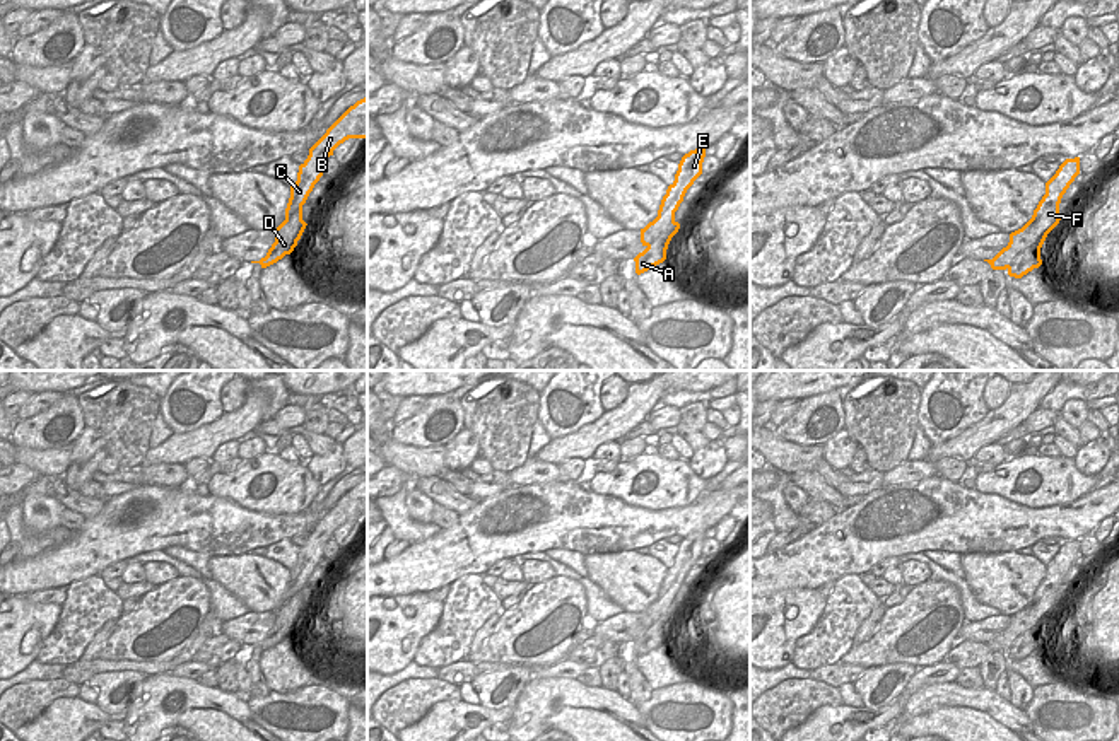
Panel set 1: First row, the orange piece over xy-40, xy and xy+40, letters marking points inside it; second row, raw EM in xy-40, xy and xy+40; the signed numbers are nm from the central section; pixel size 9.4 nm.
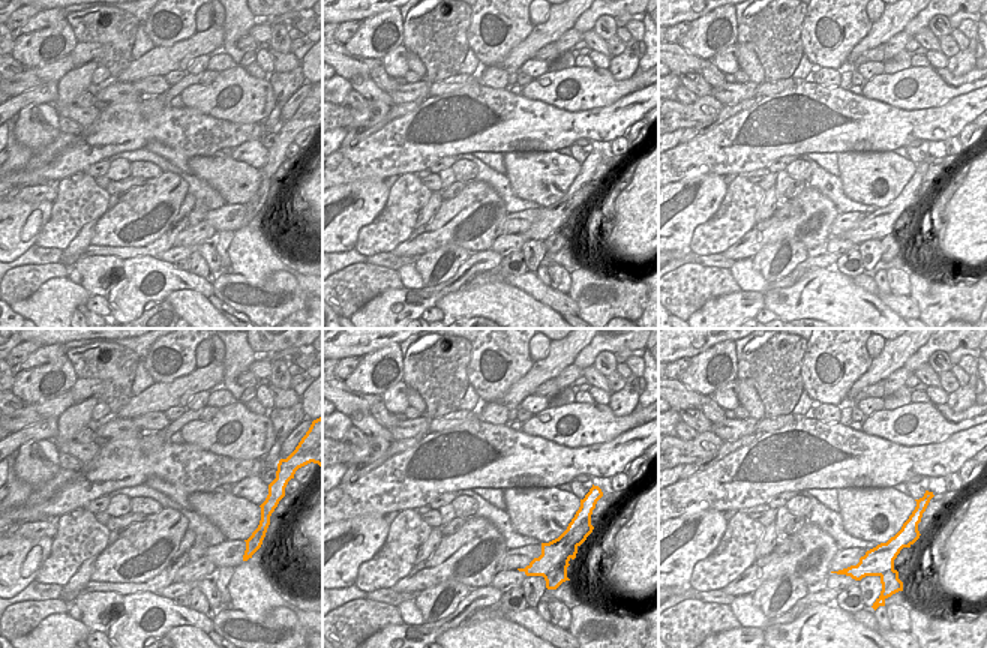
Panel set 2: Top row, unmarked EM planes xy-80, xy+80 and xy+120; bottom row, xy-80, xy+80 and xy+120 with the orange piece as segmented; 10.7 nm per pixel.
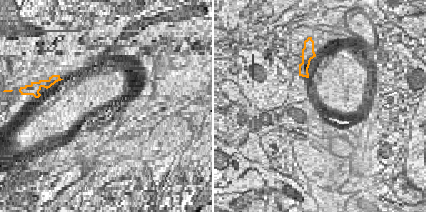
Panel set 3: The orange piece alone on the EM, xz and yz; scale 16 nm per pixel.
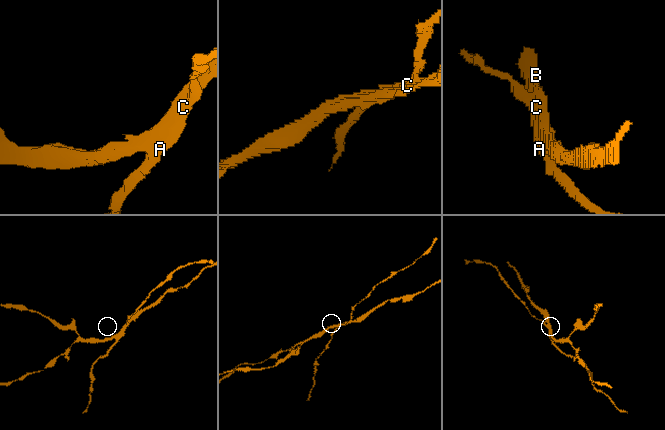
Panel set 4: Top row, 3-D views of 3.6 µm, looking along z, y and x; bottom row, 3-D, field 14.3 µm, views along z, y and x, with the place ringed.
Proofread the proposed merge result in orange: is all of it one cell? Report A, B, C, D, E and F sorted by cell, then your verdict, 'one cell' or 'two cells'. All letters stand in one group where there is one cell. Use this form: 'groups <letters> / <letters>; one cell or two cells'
groups A D / B C E F; two cells

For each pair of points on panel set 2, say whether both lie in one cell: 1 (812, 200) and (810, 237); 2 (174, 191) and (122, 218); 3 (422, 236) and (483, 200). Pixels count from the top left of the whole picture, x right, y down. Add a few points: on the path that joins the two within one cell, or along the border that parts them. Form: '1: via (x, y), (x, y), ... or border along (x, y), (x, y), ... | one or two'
1: via (812, 209), (813, 224), (818, 228) | one
2: via (161, 197), (140, 218), (135, 218) | one
3: via (437, 233), (468, 215) | one

